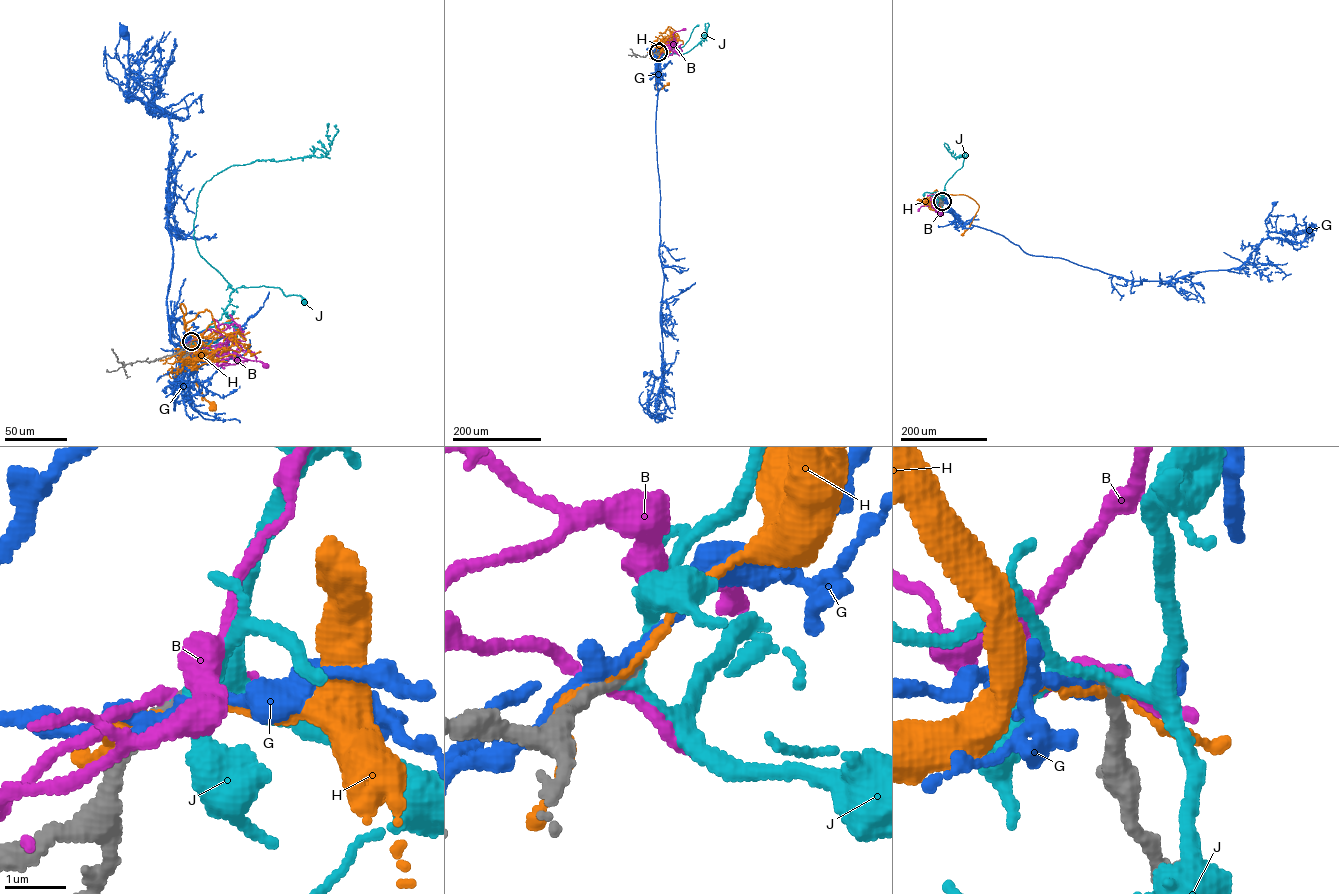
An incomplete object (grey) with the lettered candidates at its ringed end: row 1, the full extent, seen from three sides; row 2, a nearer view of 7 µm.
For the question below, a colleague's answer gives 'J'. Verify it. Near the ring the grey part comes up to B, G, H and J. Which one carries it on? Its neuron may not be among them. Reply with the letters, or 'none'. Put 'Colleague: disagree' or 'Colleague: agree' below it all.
J
Colleague: agree

